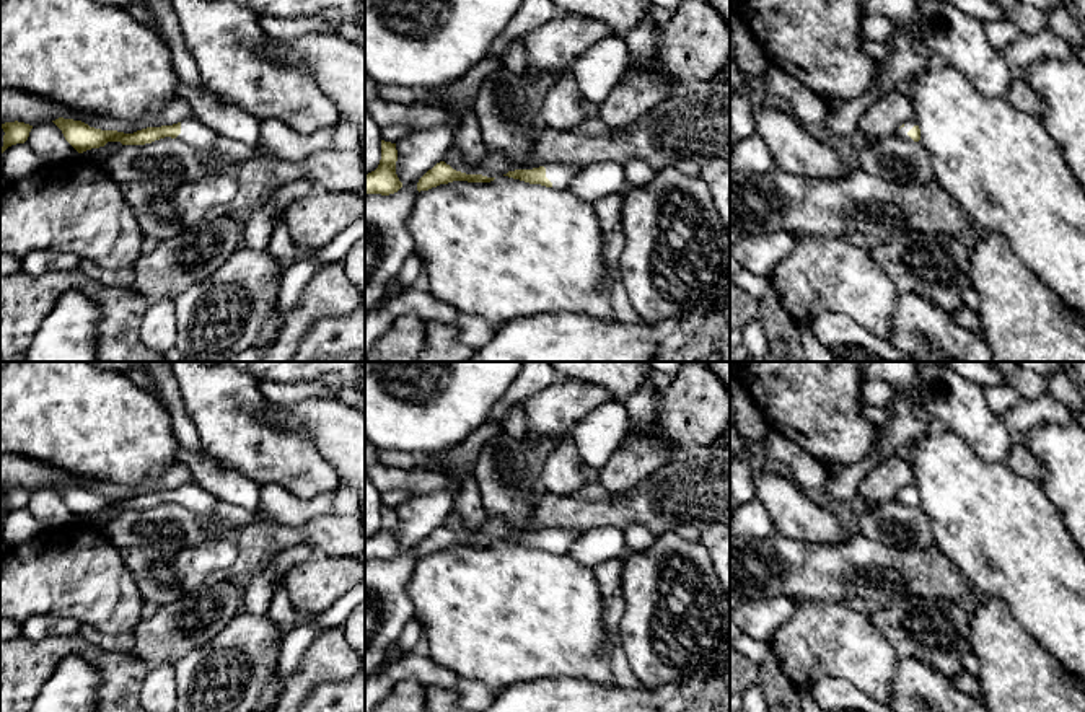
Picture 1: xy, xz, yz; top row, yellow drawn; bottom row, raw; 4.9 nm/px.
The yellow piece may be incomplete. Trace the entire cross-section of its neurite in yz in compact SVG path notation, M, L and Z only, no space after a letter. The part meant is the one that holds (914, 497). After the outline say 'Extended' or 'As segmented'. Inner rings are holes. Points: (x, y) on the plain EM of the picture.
M907 486L906 489L903 489L896 499L896 502L899 502L901 505L906 505L906 507L919 507L920 505L920 494L919 490L916 489L916 486Z. Extended

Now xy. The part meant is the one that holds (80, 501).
M59 482L52 487L62 495L65 505L78 518L104 512L108 507L121 507L122 510L145 510L165 502L171 502L197 515L200 518L202 528L209 533L209 538L238 541L241 531L244 530L220 520L213 510L218 500L195 482L173 490L147 492L134 499L101 495L90 492L81 486L64 482Z. Extended

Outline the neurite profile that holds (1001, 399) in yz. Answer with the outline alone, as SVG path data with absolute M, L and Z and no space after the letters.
M984 386L984 394L989 407L997 414L1004 415L1021 402L1021 394L1012 386Z

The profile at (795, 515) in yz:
M753 469L756 500L769 512L779 534L797 541L841 546L850 541L852 528L816 503L797 484L779 474Z

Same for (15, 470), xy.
M13 453L0 456L0 489L18 486L34 492L41 487L55 486L59 482L81 486L90 492L101 495L134 499L147 492L173 490L192 484L195 479L191 469L181 461L171 464L163 474L150 476L138 486L129 487L111 481L78 479L59 468Z

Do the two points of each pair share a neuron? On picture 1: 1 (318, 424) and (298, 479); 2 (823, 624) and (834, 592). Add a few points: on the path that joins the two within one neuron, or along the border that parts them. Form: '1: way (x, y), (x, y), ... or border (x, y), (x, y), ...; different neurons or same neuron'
1: border (277, 426), (305, 430), (336, 471); different neurons
2: border (800, 602), (830, 600), (841, 605); different neurons

